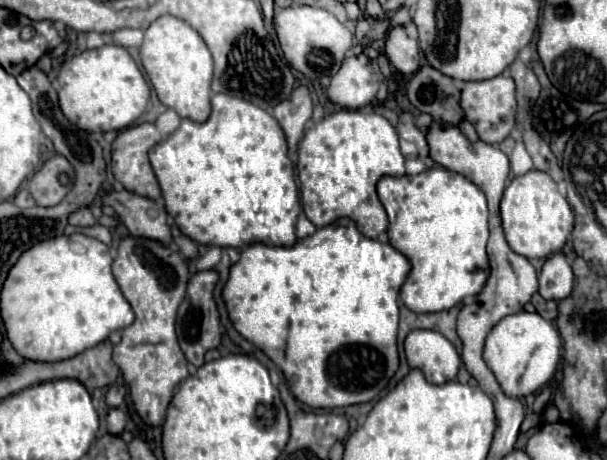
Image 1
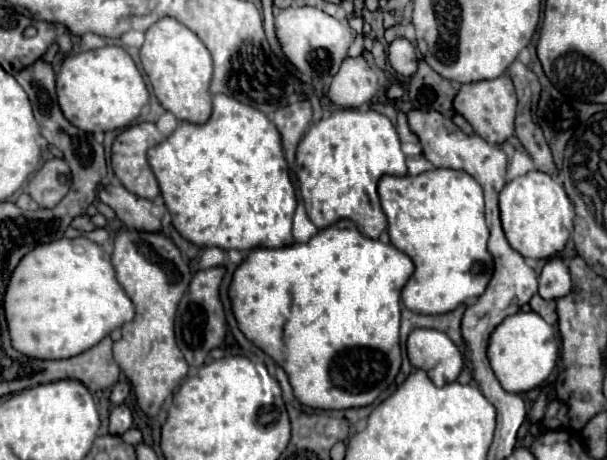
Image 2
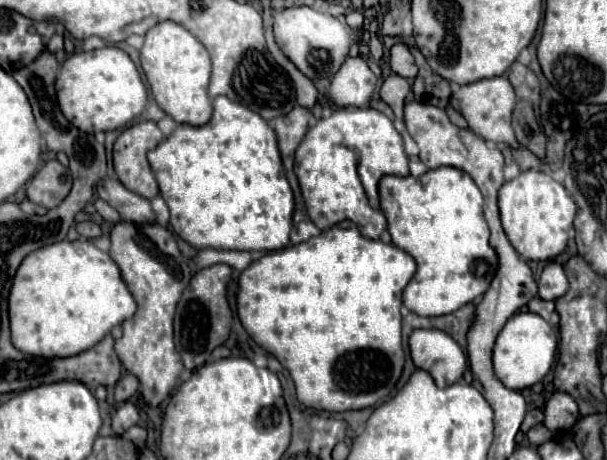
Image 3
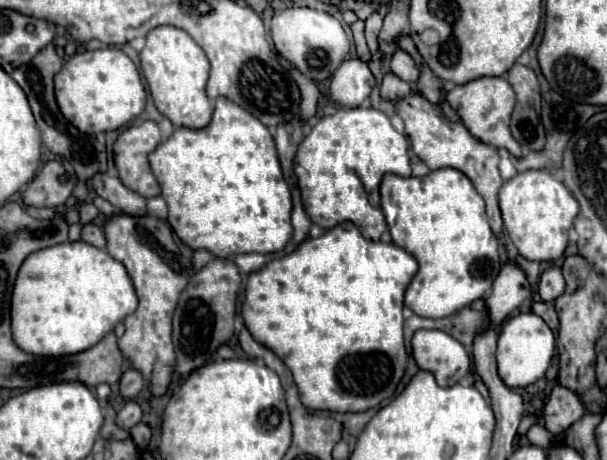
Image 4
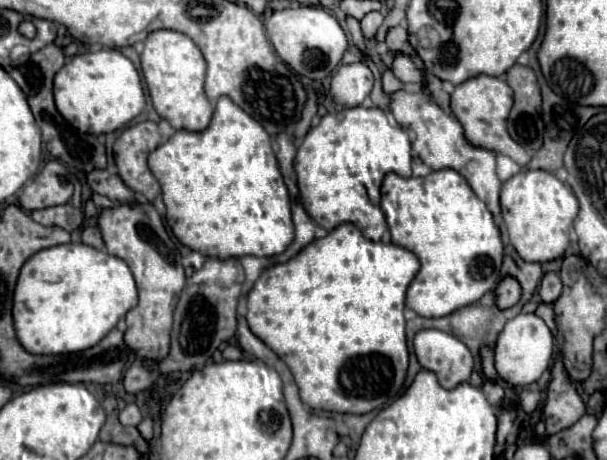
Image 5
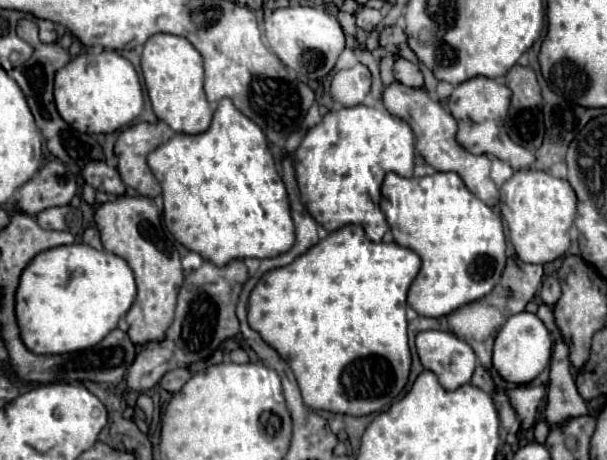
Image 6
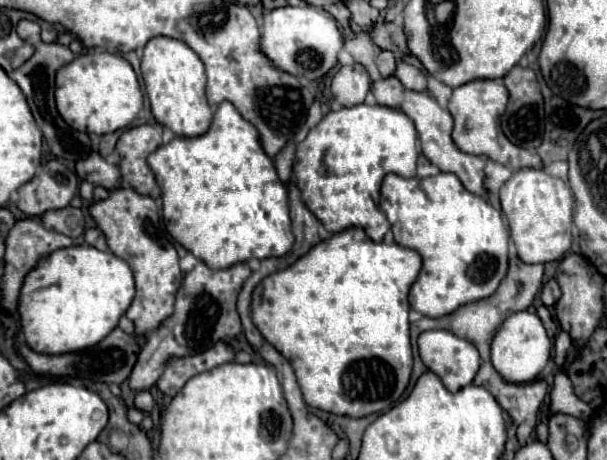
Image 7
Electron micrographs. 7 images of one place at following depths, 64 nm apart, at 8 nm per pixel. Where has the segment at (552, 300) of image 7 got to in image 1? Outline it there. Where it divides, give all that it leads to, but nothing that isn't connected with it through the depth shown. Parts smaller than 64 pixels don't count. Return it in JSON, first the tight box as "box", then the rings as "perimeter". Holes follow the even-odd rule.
{"box":[538,252,574,300],"perimeter":[[[562,252],[552,254],[538,276],[540,280],[540,296],[546,300],[562,300],[570,296],[572,286],[574,286],[574,274],[572,268]]]}

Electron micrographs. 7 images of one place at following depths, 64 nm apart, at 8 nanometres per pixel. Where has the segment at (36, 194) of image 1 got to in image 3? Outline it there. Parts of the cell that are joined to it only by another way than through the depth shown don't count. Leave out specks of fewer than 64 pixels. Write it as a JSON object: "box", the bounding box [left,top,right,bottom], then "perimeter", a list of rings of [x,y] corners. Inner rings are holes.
{"box":[26,160,72,210],"perimeter":[[[50,160],[28,182],[26,198],[50,210],[50,208],[56,208],[68,196],[70,186],[72,186],[72,180],[68,176],[68,170],[58,160]]]}

